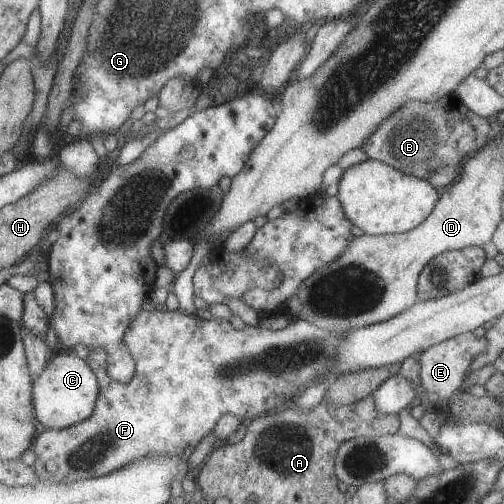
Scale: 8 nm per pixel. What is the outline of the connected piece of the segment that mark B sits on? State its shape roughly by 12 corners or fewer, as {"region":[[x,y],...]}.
{"region":[[453,93],[408,100],[361,144],[423,178],[459,167],[502,127]]}

